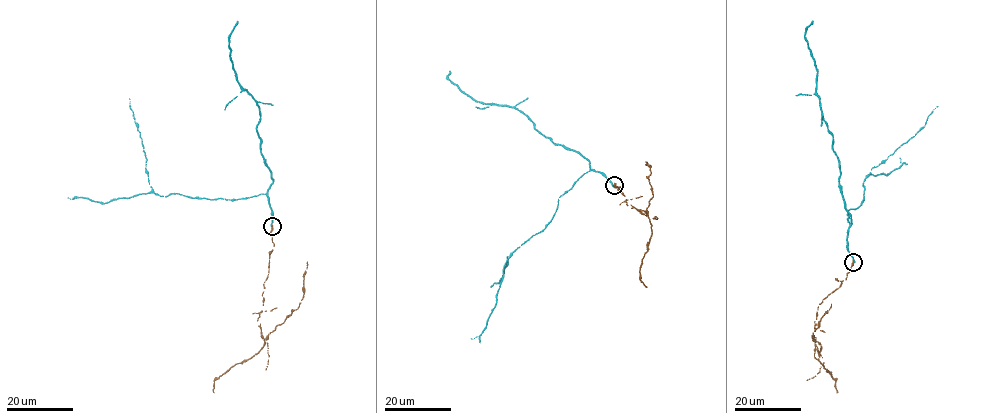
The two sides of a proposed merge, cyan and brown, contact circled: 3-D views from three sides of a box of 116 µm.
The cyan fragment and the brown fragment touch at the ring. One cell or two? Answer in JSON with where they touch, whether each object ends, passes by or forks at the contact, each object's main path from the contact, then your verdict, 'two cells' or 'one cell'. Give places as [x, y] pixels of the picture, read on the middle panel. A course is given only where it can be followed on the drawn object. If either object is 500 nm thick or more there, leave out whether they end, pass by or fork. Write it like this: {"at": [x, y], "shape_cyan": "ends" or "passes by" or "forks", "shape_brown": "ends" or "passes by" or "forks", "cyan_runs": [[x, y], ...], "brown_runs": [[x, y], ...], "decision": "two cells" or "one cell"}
{"at": [614, 185], "shape_cyan": "ends", "shape_brown": "ends", "cyan_runs": [[613, 185], [589, 169], [578, 152], [535, 129], [521, 111], [469, 96], [446, 77], [449, 71]], "brown_runs": [[613, 185], [621, 187], [618, 191], [628, 205], [644, 214], [653, 196], [648, 178], [651, 167], [645, 161]], "decision": "two cells"}

